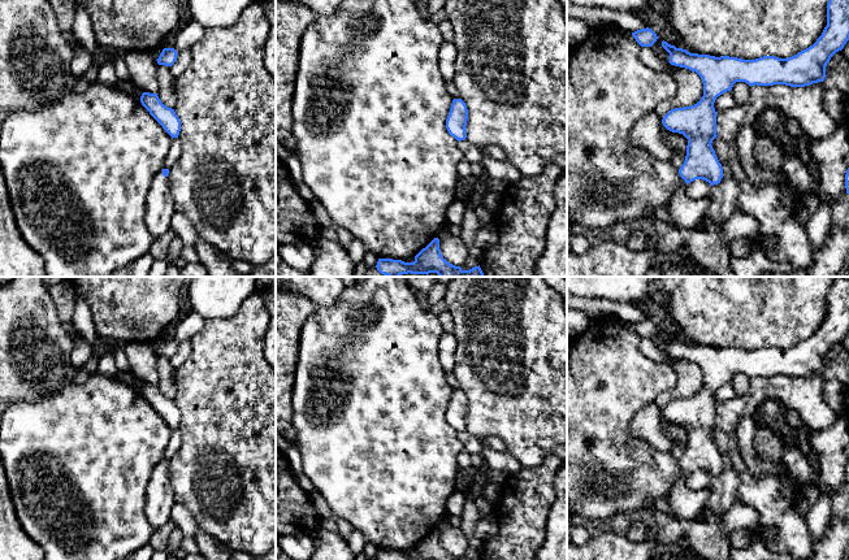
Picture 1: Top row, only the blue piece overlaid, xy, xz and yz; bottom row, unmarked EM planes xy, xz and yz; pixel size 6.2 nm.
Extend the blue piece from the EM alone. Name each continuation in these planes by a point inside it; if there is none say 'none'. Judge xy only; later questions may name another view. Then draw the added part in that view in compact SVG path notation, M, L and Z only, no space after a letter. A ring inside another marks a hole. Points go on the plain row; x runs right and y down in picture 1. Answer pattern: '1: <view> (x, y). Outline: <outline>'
1: xy (159, 496). Outline: M161 460L152 470L146 491L146 516L153 529L163 526L170 520L170 512L176 504L168 468L163 466Z

